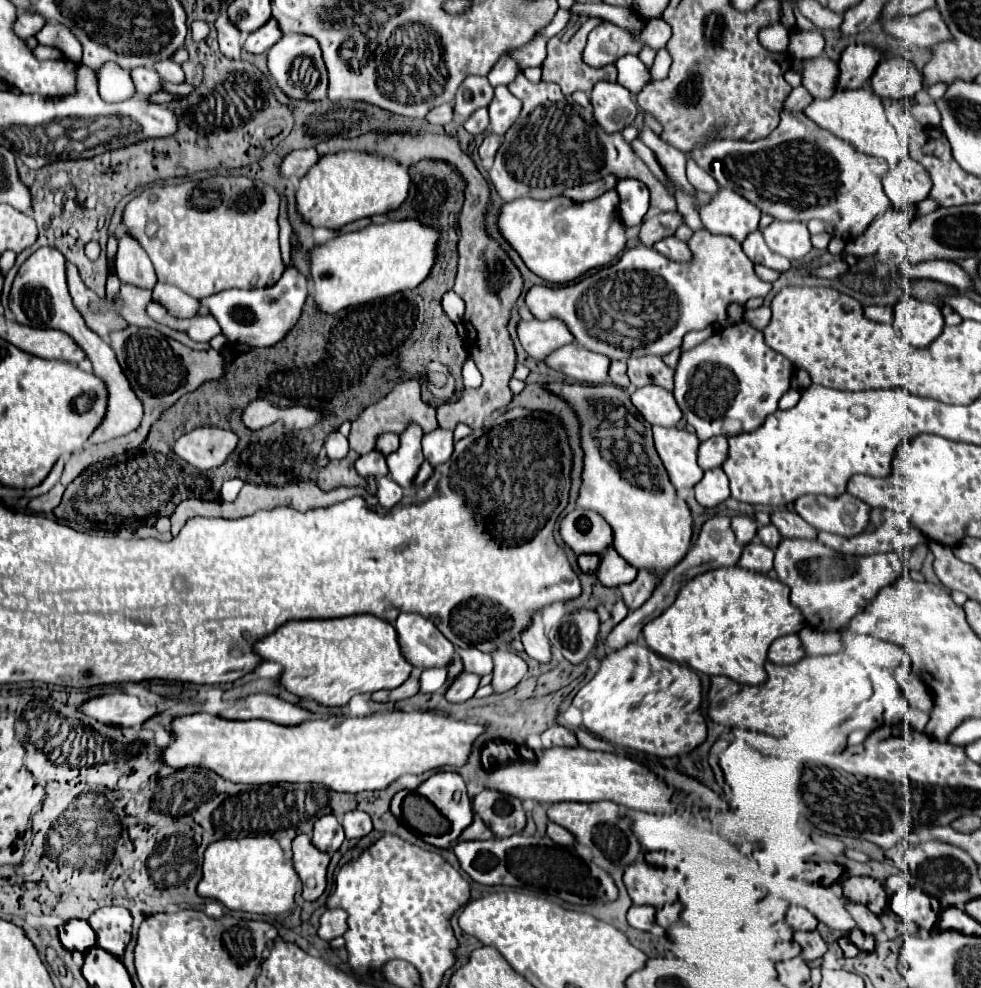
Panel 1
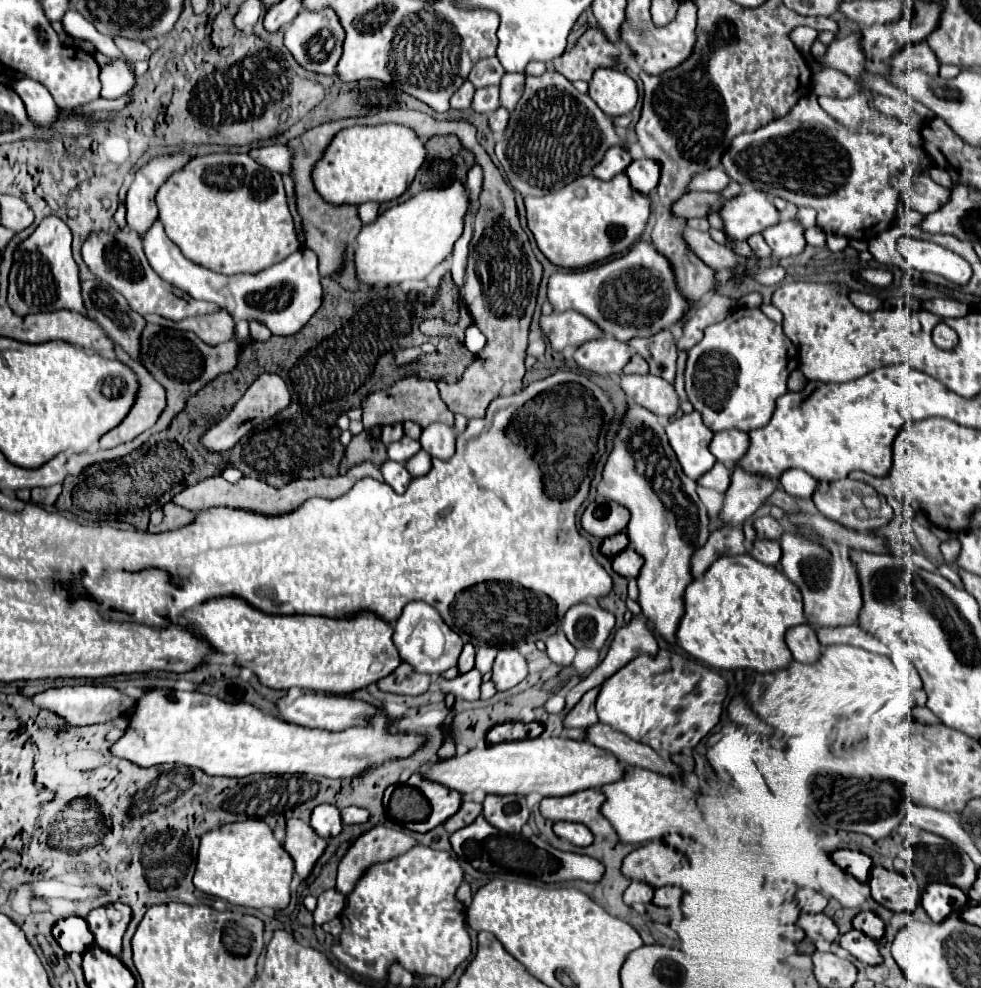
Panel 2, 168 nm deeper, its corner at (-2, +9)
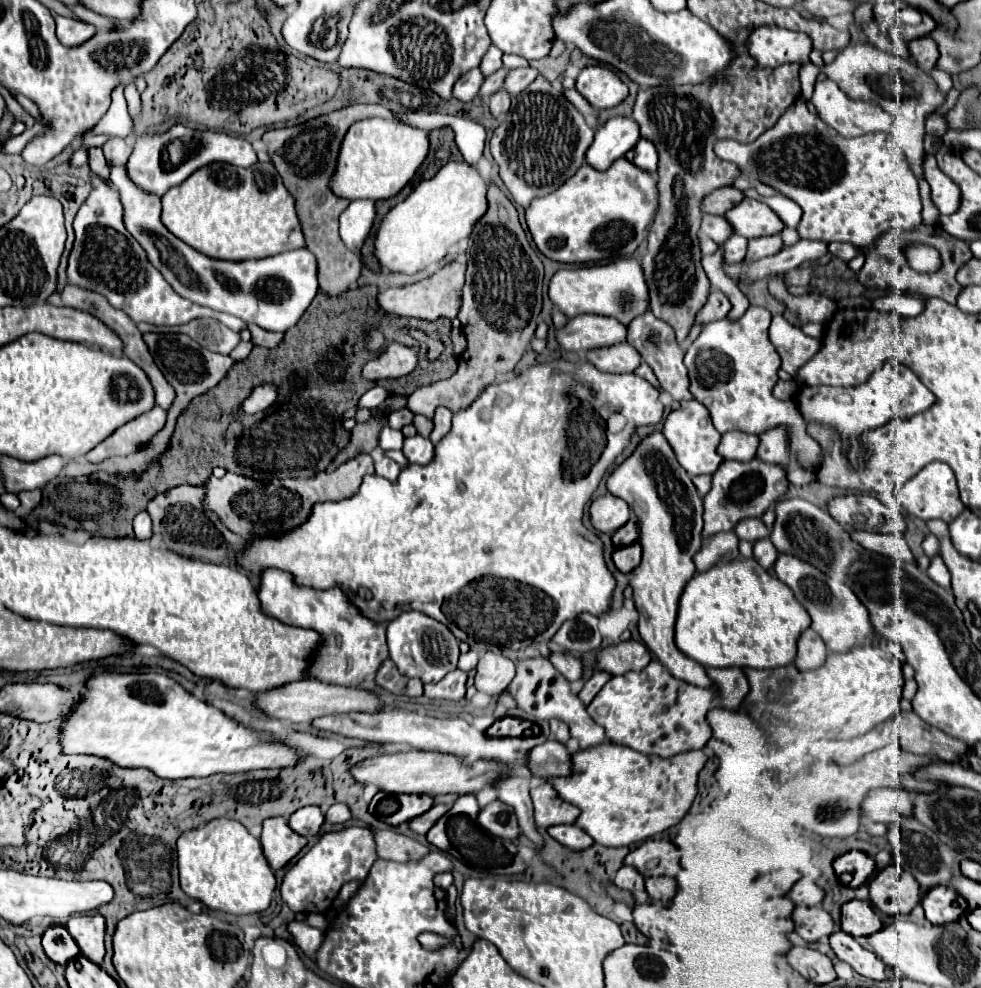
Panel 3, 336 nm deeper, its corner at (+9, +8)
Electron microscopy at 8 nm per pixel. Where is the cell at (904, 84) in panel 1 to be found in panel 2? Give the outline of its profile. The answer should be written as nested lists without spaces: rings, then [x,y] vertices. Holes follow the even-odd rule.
[[[927,42],[911,44],[903,48],[893,60],[891,60],[893,70],[907,70],[907,68],[921,68],[929,74],[939,72],[939,60],[935,58],[935,52],[927,46]]]

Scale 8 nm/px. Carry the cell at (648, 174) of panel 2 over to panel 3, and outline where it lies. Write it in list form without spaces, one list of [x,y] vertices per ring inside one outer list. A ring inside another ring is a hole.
[[[638,141],[636,147],[632,147],[632,151],[628,151],[628,155],[624,155],[624,159],[634,163],[642,171],[654,173],[656,163],[658,163],[658,153],[656,153],[656,147],[652,147],[652,143]]]

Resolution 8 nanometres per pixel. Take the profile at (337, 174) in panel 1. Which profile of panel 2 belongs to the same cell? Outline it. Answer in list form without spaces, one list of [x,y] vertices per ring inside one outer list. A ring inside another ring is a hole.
[[[403,124],[353,126],[341,130],[313,170],[313,182],[323,200],[331,204],[389,202],[399,198],[413,182],[427,156],[425,140]]]

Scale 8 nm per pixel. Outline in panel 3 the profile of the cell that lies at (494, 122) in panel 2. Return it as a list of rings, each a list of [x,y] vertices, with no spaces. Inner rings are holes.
[[[500,89],[496,95],[492,95],[492,99],[490,99],[490,113],[492,113],[492,117],[500,117],[500,115],[504,115],[506,111],[510,109],[510,95],[504,91],[504,89]]]

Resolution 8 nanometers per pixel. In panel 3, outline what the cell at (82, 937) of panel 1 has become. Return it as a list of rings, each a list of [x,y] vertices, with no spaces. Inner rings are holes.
[[[64,925],[48,927],[42,935],[42,947],[54,963],[68,963],[80,953],[80,949],[76,947],[76,941],[72,939],[72,935]]]

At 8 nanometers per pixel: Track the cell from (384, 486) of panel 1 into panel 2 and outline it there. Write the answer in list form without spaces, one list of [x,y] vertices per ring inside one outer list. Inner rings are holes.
[[[385,460],[385,462],[381,464],[381,474],[383,474],[385,482],[387,482],[389,486],[393,486],[393,490],[399,492],[399,494],[403,494],[403,492],[407,490],[409,482],[411,482],[411,474],[409,474],[409,472],[405,470],[405,466],[399,464],[399,462]]]

